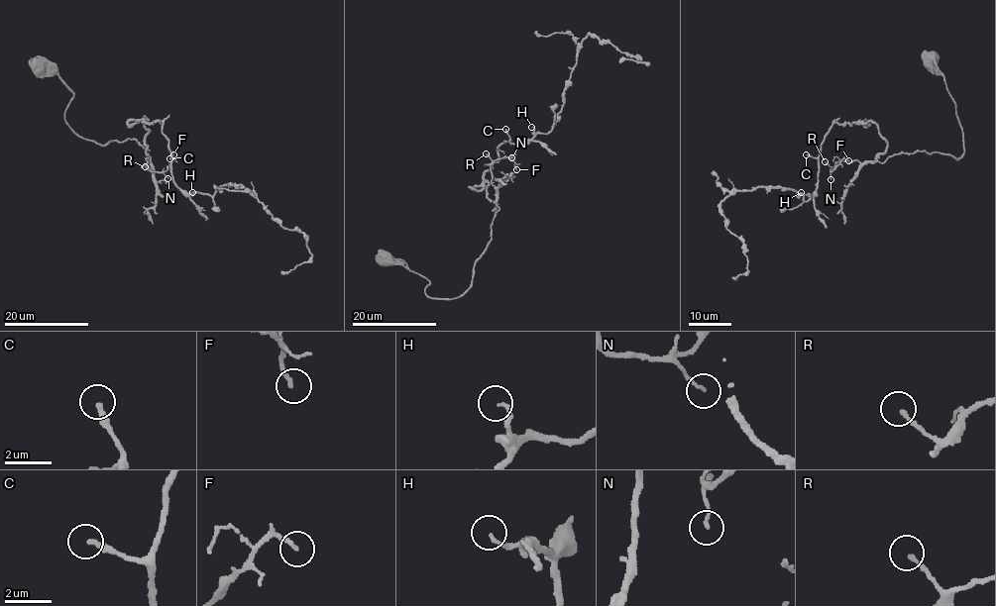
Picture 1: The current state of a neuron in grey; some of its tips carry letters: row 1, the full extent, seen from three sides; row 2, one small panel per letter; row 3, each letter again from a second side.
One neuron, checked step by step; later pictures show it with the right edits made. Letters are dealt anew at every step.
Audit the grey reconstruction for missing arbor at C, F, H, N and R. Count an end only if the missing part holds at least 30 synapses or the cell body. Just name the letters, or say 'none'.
none

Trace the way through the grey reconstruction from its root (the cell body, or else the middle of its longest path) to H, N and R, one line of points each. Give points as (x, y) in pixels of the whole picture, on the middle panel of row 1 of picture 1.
H: (388, 258), (424, 276), (428, 296), (464, 293), (498, 210), (484, 173), (498, 147), (527, 142), (531, 127)
N: (388, 258), (424, 276), (428, 296), (464, 293), (498, 210), (490, 164), (511, 157)
R: (388, 258), (424, 276), (429, 282), (428, 296), (450, 299), (468, 289), (498, 210), (492, 159), (486, 153)

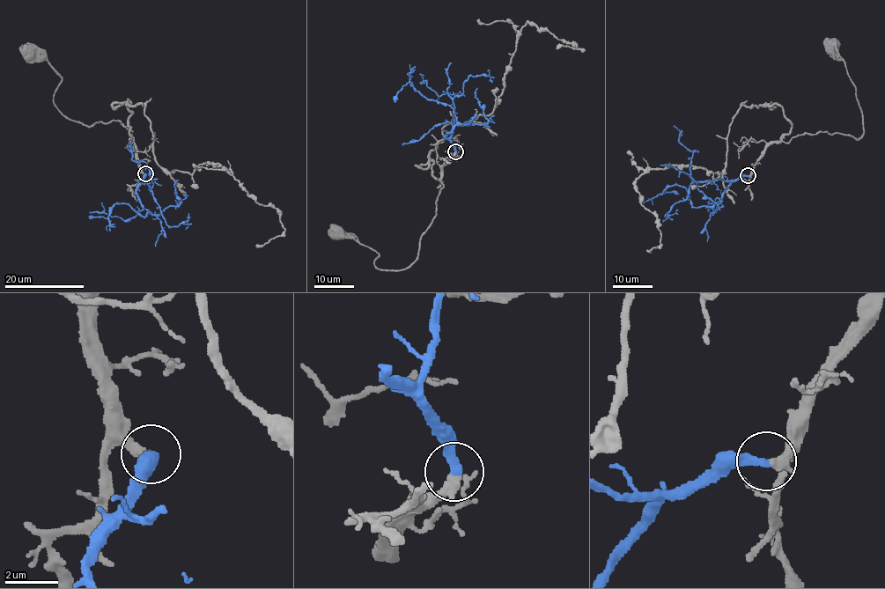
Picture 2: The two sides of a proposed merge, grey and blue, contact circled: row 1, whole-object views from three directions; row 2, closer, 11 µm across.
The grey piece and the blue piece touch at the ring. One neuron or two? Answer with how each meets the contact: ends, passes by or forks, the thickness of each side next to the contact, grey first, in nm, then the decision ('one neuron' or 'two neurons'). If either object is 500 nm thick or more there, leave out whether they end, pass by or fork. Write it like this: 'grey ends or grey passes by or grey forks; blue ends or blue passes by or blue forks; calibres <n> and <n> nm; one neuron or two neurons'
grey ends; blue ends; calibres 400 and 360 nm; one neuron

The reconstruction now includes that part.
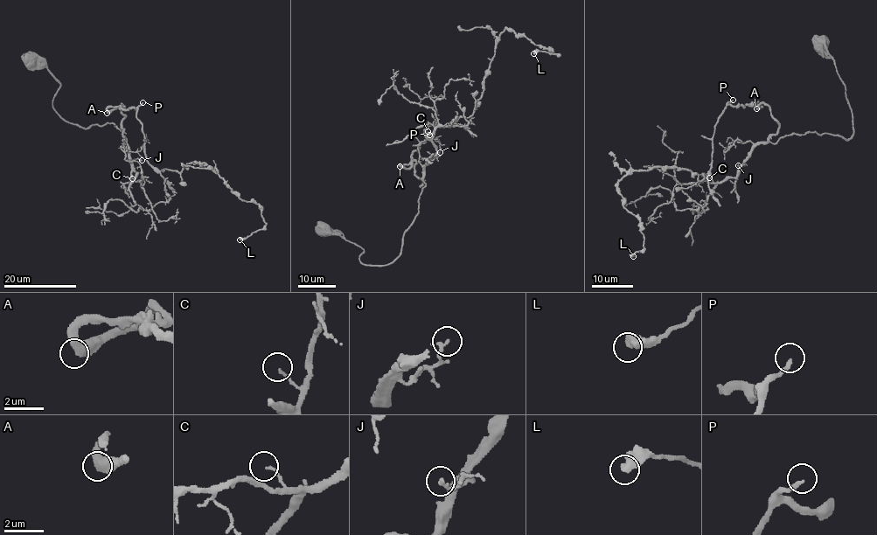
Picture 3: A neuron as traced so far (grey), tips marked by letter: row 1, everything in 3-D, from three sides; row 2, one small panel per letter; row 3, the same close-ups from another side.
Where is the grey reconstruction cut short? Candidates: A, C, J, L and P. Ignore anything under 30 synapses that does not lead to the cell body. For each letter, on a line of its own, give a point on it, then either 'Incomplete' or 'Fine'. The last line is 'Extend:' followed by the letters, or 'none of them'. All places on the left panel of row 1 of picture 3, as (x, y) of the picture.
A: Place: (107, 113). Fine
C: Place: (132, 178). Fine
J: Place: (142, 160). Fine
L: Place: (240, 239). Fine
P: Place: (142, 102). Incomplete
Extend: P

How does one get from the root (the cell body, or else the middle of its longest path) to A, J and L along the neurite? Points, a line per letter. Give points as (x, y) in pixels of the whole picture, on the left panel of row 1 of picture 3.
A: (31, 59), (60, 84), (52, 107), (63, 119), (87, 128), (113, 123), (125, 137), (123, 106), (107, 113)
J: (31, 59), (60, 84), (52, 107), (63, 119), (87, 128), (113, 123), (125, 137), (128, 156), (142, 160)
L: (31, 59), (63, 119), (125, 137), (137, 108), (152, 165), (204, 163), (257, 204), (240, 239)

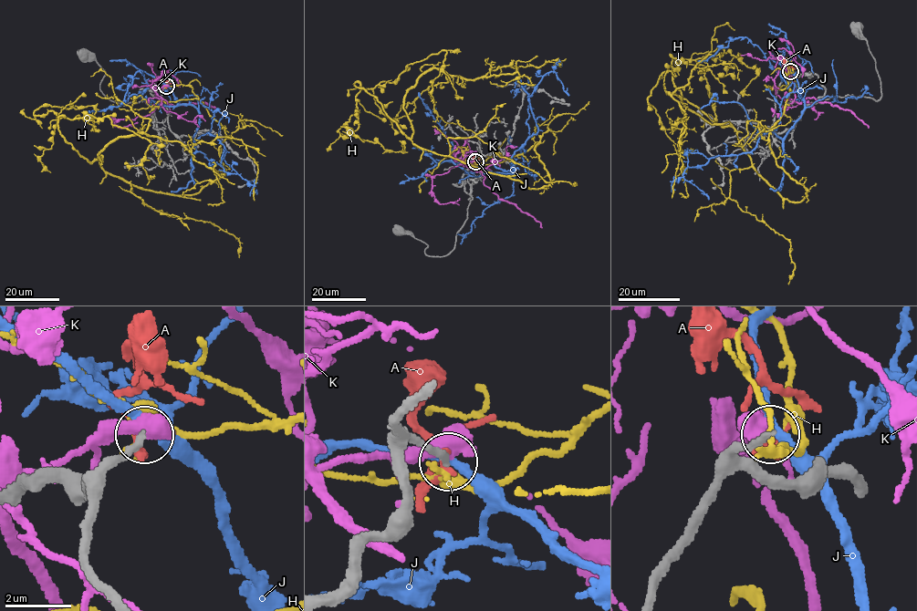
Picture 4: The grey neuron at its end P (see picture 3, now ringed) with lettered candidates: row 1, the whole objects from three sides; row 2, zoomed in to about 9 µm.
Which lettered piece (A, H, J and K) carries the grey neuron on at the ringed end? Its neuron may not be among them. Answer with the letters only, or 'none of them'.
none of them

